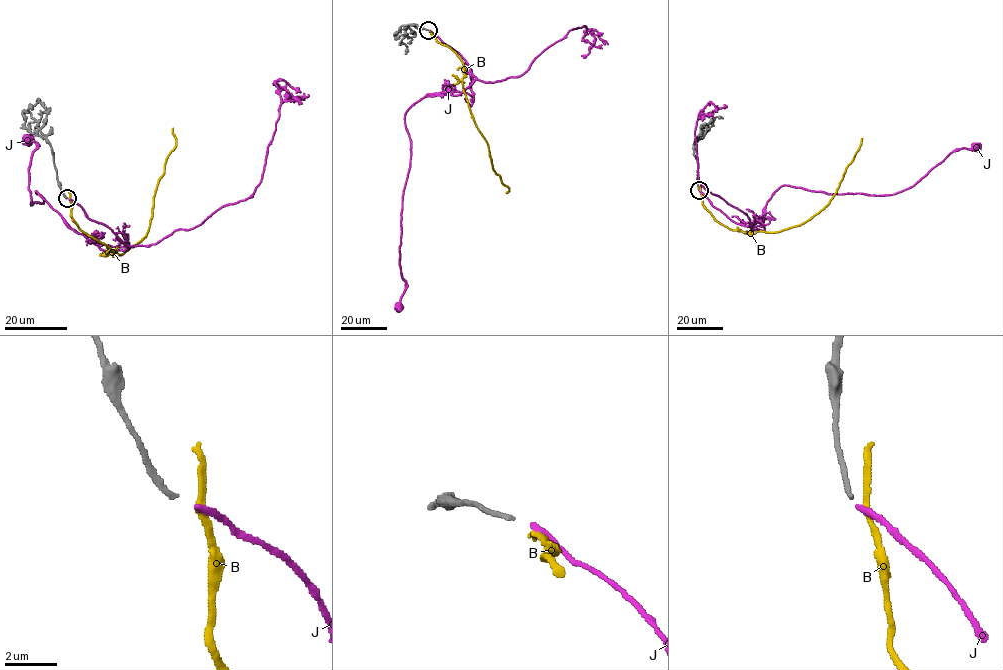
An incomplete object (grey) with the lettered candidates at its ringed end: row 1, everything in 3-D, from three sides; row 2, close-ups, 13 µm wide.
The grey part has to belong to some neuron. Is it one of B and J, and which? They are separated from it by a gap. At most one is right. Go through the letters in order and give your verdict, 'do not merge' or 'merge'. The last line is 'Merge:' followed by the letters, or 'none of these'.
B: do not merge
J: merge
Merge: J

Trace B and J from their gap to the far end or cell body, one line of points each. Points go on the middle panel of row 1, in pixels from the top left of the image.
B: (429, 31), (462, 62), (466, 76), (462, 85), (469, 110), (487, 143), (493, 170), (509, 188), (506, 192)
J: (429, 30), (476, 78), (462, 92), (423, 97), (405, 113), (411, 154), (399, 250), (406, 290), (399, 307)

